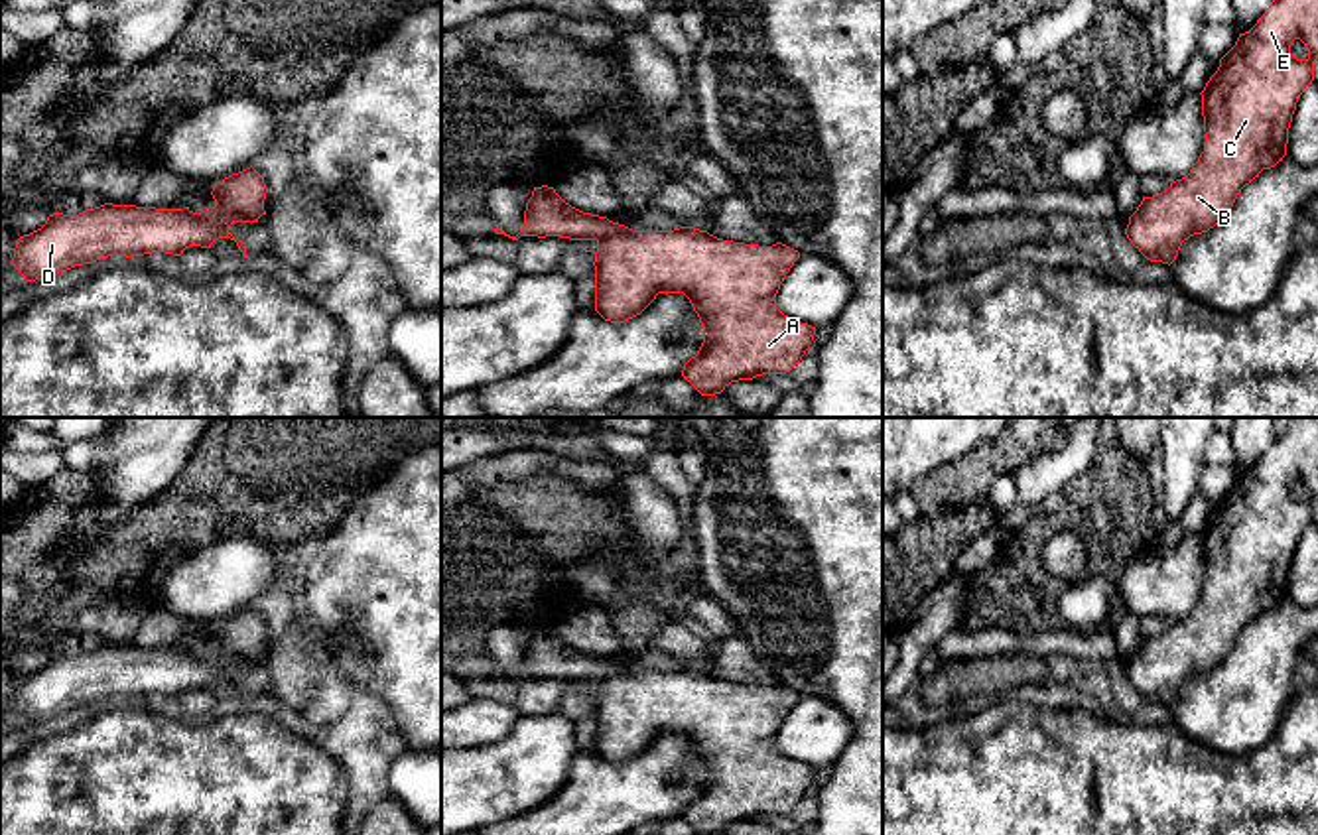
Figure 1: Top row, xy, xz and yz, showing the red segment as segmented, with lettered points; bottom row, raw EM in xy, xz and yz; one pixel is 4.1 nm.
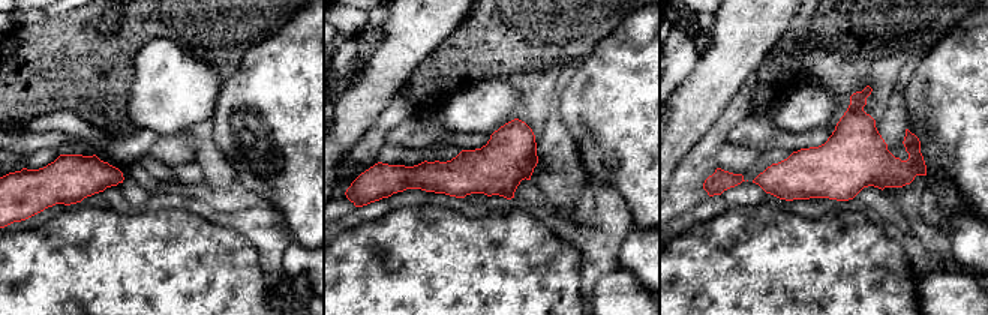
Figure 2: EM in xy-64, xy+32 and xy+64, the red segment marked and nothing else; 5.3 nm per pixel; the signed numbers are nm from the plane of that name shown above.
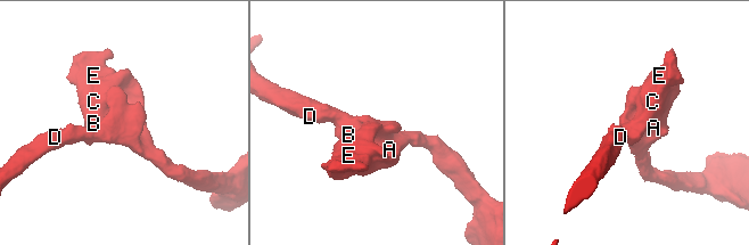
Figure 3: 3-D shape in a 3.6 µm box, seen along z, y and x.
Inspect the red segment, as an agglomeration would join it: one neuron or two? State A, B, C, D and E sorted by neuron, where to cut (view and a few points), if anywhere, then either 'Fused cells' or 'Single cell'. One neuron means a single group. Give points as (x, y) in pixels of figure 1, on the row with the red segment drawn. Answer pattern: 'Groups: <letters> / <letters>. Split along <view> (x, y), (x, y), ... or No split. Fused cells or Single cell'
Groups: A B C D E. No split. Single cell

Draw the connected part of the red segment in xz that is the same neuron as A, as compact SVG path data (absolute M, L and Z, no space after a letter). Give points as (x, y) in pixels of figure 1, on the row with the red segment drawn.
M534 187L526 203L524 225L516 236L493 228L512 240L520 236L560 236L595 240L595 311L611 323L640 315L658 293L684 293L703 327L703 343L682 370L701 394L721 394L731 382L762 374L790 372L810 349L816 327L784 315L776 293L800 252L776 242L772 246L723 240L707 230L680 226L674 230L632 230L607 217L583 213L565 203L554 187Z

